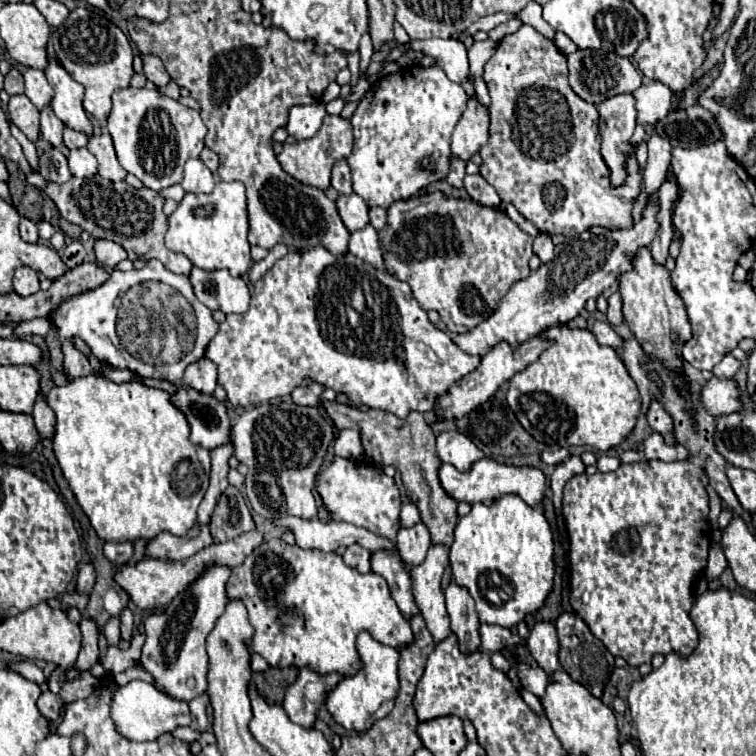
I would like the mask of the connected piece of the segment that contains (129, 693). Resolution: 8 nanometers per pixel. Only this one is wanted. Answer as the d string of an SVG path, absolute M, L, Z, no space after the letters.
M138 679L112 689L110 717L116 725L116 731L130 741L154 741L164 733L172 733L180 725L190 725L192 719L190 709L184 701L176 701L160 693L152 683Z

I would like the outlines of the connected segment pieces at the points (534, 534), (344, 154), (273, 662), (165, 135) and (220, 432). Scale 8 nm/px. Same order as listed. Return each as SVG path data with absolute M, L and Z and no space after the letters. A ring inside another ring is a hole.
M504 495L494 505L472 503L472 511L460 517L450 547L452 575L458 585L464 585L476 601L480 623L494 623L502 627L518 625L528 613L544 607L554 581L554 539L552 529L540 509L534 509L520 501L516 495Z
M326 115L318 135L314 135L312 139L306 139L306 141L296 141L292 145L284 145L284 151L278 155L278 161L280 161L280 167L288 175L298 179L300 183L326 191L330 187L330 173L332 173L334 163L340 159L348 159L350 153L352 153L350 119L344 119L342 115Z
M282 539L264 541L256 547L242 565L232 569L228 581L228 597L242 599L250 625L254 627L254 637L250 641L250 651L262 655L270 667L308 667L320 675L340 673L344 677L352 677L362 669L360 655L356 651L356 635L360 631L368 631L376 641L390 647L406 647L414 641L410 621L402 615L396 601L392 599L384 577L376 573L358 573L348 567L340 555L324 553L318 549L302 549L298 545L288 545ZM274 589L274 601L266 597L266 591Z
M128 87L112 95L108 131L114 139L120 165L136 175L148 189L160 191L182 181L184 163L204 149L206 125L200 113L180 105L156 89Z
M178 385L172 403L186 415L190 423L190 441L208 451L230 443L228 409L214 395L200 393L188 385Z

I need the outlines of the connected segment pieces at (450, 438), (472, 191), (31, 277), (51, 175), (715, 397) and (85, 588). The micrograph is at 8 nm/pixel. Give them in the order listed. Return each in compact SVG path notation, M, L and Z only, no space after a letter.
M444 431L438 435L436 441L436 453L442 459L442 463L454 465L458 471L466 473L470 467L484 457L484 453L460 431Z
M466 175L464 177L464 189L468 191L468 195L488 207L498 207L500 205L500 197L494 191L492 185L488 185L488 181L482 175Z
M18 267L16 275L14 275L14 291L22 297L34 295L40 291L40 283L38 283L38 275L36 271L32 271L30 267Z
M54 147L46 149L40 155L40 169L38 169L38 173L44 179L52 181L52 183L66 183L72 177L66 157L58 149L54 149Z
M712 377L702 391L702 403L712 415L728 415L742 409L738 399L740 389L734 379L716 379Z
M88 563L80 567L76 577L76 591L78 593L90 593L94 587L94 567Z

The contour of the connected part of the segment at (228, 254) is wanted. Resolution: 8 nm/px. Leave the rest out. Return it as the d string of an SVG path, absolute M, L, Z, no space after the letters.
M218 181L214 191L208 195L186 193L168 221L170 229L166 233L166 247L174 253L186 255L196 267L206 271L228 269L234 277L240 277L252 265L246 193L240 181Z

